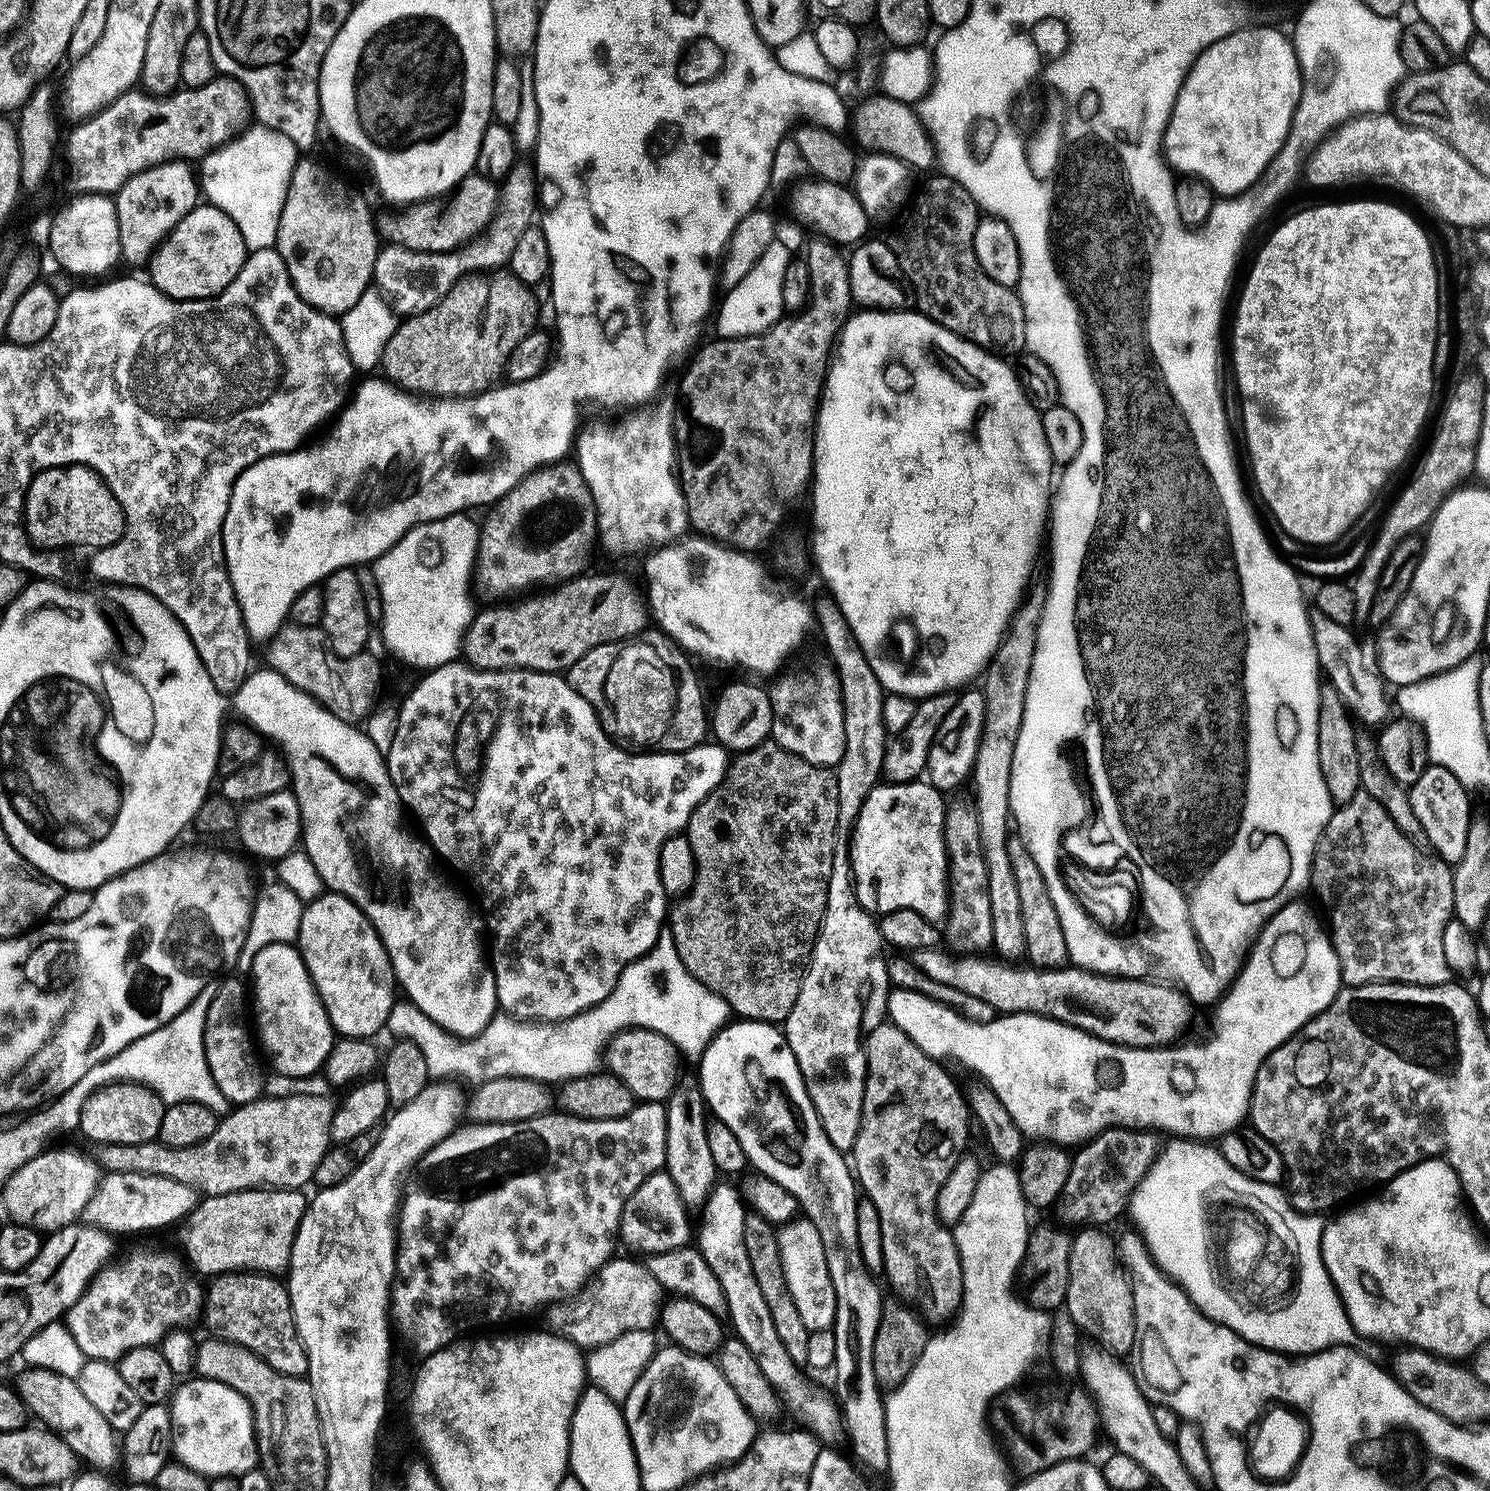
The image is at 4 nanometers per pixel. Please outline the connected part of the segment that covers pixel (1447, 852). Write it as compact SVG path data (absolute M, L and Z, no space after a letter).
M1429 766L1425 768L1424 773L1418 778L1418 782L1414 782L1408 788L1408 797L1410 798L1410 806L1414 806L1414 814L1418 814L1418 822L1422 822L1422 830L1426 830L1426 838L1430 838L1432 843L1431 851L1435 853L1440 860L1449 866L1459 864L1462 854L1466 854L1466 838L1468 837L1468 827L1473 824L1474 816L1472 816L1472 808L1468 805L1468 796L1470 796L1469 789L1462 786L1462 782L1458 782L1458 778L1454 778L1454 774L1450 774L1450 770L1441 768L1439 766Z

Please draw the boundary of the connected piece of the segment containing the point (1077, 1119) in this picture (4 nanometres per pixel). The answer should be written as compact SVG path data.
M1295 898L1289 901L1288 904L1282 905L1280 909L1272 915L1271 918L1268 919L1267 924L1264 925L1263 928L1260 929L1258 935L1255 937L1254 943L1251 945L1250 951L1247 953L1246 959L1243 961L1242 967L1237 971L1234 979L1232 980L1230 987L1227 991L1224 992L1222 996L1220 996L1218 1003L1215 1005L1214 1010L1216 1010L1216 1017L1212 1020L1212 1037L1209 1038L1205 1044L1184 1044L1181 1048L1174 1048L1175 1046L1155 1046L1153 1048L1127 1048L1124 1044L1112 1044L1109 1040L1103 1040L1102 1038L1098 1038L1097 1036L1091 1036L1089 1032L1084 1032L1081 1028L1076 1028L1073 1024L1064 1024L1061 1020L1052 1020L1049 1016L1037 1016L1035 1012L1013 1012L1011 1014L1000 1014L997 1015L995 1020L991 1020L990 1022L986 1022L983 1024L982 1022L978 1022L977 1020L967 1020L961 1012L956 1011L954 1008L949 1008L946 1004L939 1004L937 1000L931 1000L930 998L926 998L922 994L918 994L914 990L906 990L905 988L892 988L891 991L888 993L888 1010L886 1013L887 1019L891 1021L891 1023L895 1024L897 1028L901 1028L906 1035L909 1036L911 1040L913 1040L918 1047L924 1051L925 1057L931 1058L933 1056L933 1061L936 1062L944 1062L940 1060L944 1060L947 1058L948 1055L952 1055L954 1059L957 1060L958 1063L961 1064L964 1068L969 1068L972 1072L977 1072L978 1075L984 1079L983 1083L987 1085L987 1087L991 1088L994 1094L998 1094L998 1098L1002 1102L1002 1106L1006 1106L1006 1110L1010 1110L1010 1118L1014 1118L1014 1122L1020 1127L1020 1131L1024 1133L1025 1137L1028 1138L1035 1138L1037 1141L1040 1142L1055 1142L1061 1146L1073 1146L1072 1144L1076 1144L1075 1146L1083 1145L1085 1142L1092 1139L1092 1137L1097 1136L1100 1132L1105 1132L1108 1128L1138 1128L1141 1130L1161 1130L1162 1128L1166 1132L1173 1132L1170 1133L1173 1137L1176 1138L1191 1138L1197 1142L1212 1142L1215 1141L1217 1138L1221 1136L1225 1136L1227 1132L1234 1132L1237 1131L1241 1127L1240 1124L1243 1122L1245 1123L1246 1117L1249 1115L1251 1101L1252 1101L1252 1087L1254 1086L1254 1082L1256 1081L1256 1075L1258 1074L1258 1070L1260 1069L1260 1063L1265 1060L1270 1053L1275 1050L1275 1048L1279 1047L1280 1044L1286 1042L1289 1038L1291 1038L1305 1023L1309 1020L1312 1020L1316 1015L1320 1012L1327 1010L1327 1007L1330 1006L1332 1000L1335 998L1336 993L1342 988L1342 981L1340 979L1340 963L1338 962L1338 958L1336 957L1336 951L1334 950L1334 946L1332 945L1330 939L1330 932L1329 929L1326 927L1325 921L1323 919L1320 920L1316 917L1316 912L1314 909L1311 908L1308 904L1303 904L1300 901L1300 898Z

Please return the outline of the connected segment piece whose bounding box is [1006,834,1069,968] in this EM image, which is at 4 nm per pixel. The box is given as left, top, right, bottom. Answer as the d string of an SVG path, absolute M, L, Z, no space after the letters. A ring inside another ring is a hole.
M1018 834L1009 835L1006 854L1010 854L1010 870L1014 870L1014 882L1018 882L1018 902L1022 902L1027 959L1037 968L1065 967L1069 963L1066 934L1062 934L1058 910L1054 910L1054 902L1050 902L1050 890L1046 890L1046 878L1042 878L1042 870L1038 870L1034 854L1030 854L1026 842Z

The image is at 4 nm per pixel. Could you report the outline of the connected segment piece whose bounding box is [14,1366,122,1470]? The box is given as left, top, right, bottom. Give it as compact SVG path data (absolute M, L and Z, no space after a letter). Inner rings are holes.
M31 1366L23 1369L17 1380L14 1380L16 1393L28 1408L33 1417L36 1416L41 1425L47 1431L55 1432L63 1440L68 1449L72 1451L73 1457L82 1459L96 1470L108 1470L116 1464L116 1459L121 1459L122 1444L118 1439L118 1434L98 1414L98 1409L82 1395L82 1390L78 1390L75 1379L70 1376L62 1376L57 1372L51 1372L45 1368L34 1368Z

